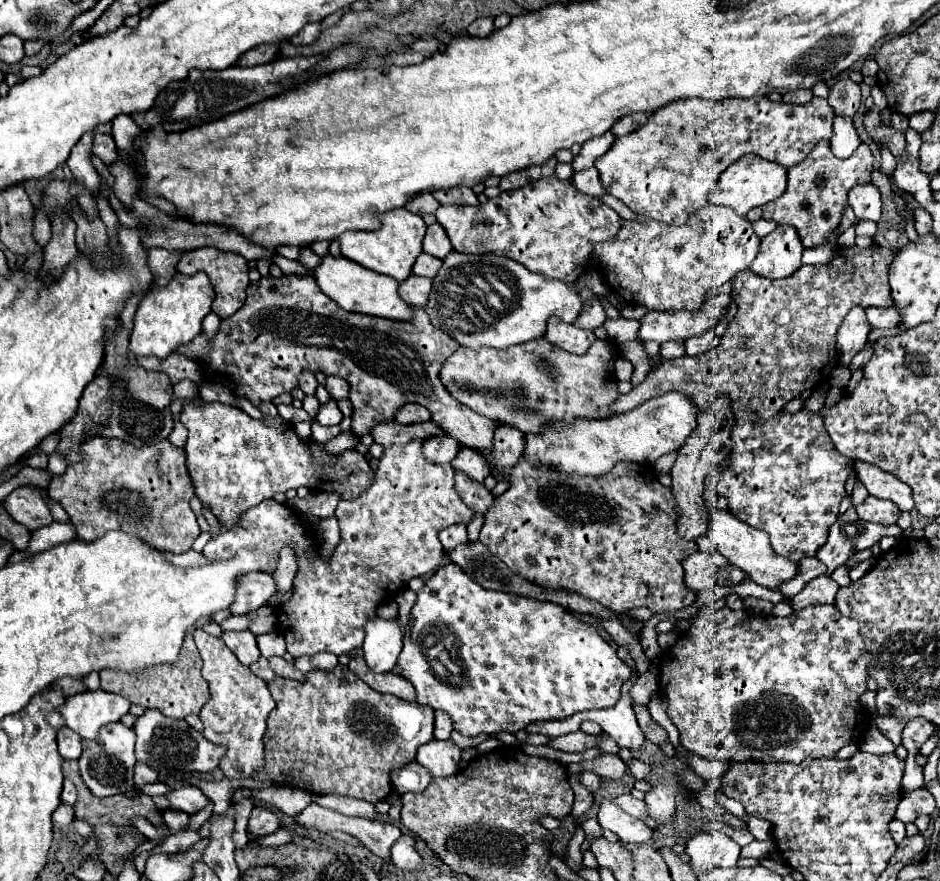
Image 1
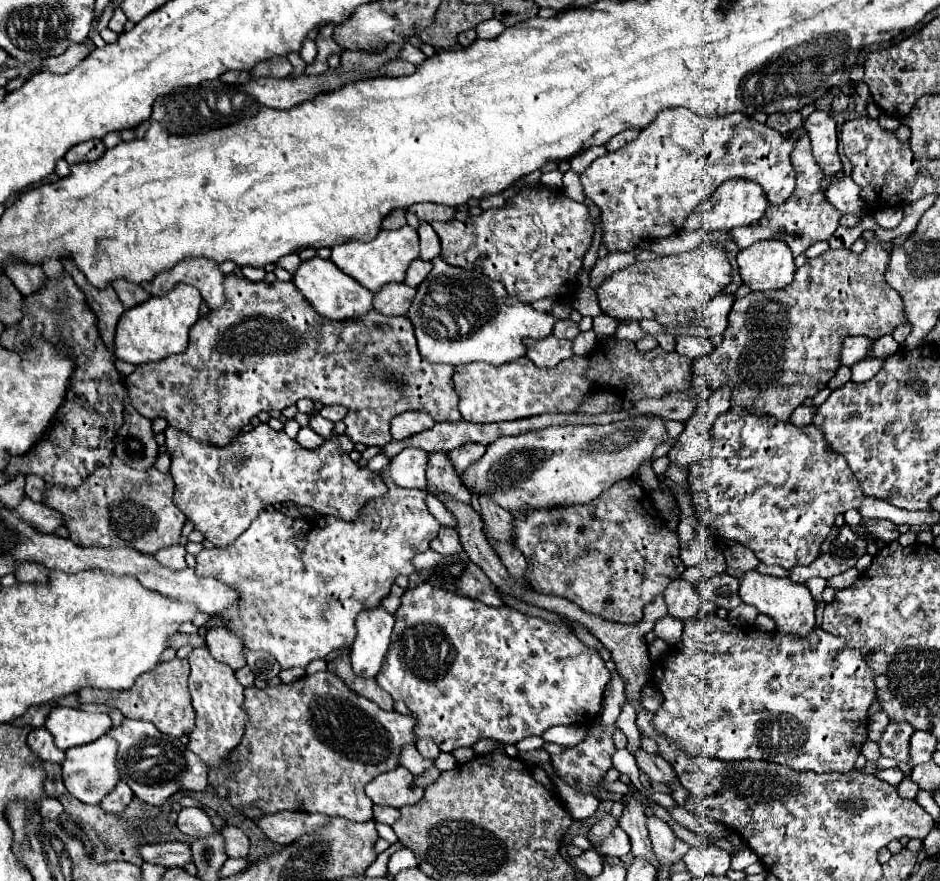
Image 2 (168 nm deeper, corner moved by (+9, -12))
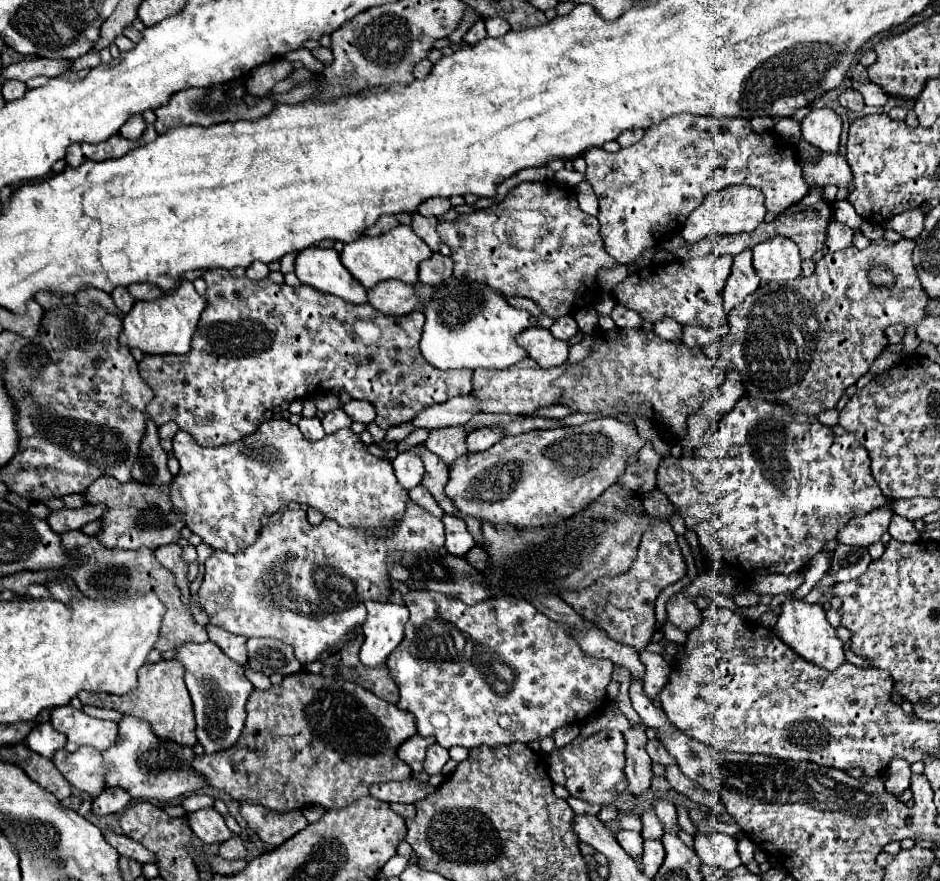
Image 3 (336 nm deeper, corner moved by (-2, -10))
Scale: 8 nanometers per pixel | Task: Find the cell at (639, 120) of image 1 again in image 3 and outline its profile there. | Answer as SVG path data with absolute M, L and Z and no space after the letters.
M628 130L628 132L624 132L620 138L618 138L618 144L622 146L622 148L626 148L626 146L632 146L632 144L636 144L640 138L644 136L644 130Z

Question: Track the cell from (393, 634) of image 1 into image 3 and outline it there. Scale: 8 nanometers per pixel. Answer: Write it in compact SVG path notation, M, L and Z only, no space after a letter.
M368 602L368 616L362 624L364 644L360 648L360 662L364 666L380 666L388 654L402 642L408 608L392 602Z

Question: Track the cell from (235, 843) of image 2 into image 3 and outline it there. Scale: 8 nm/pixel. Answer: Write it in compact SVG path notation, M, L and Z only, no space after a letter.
M232 836L230 840L226 840L220 850L218 850L218 856L226 858L226 860L238 860L238 858L246 858L246 848L240 840L240 836Z

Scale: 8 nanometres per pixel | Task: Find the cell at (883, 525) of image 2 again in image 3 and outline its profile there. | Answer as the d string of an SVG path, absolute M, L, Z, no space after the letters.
M894 516L892 518L888 534L894 540L900 540L900 542L916 542L920 538L920 532L914 528L914 524L910 520L902 518L902 516Z

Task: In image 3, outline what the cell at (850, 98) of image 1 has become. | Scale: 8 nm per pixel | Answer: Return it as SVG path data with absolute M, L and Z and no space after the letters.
M852 88L844 90L844 92L838 96L838 102L840 102L844 108L852 110L852 112L860 112L860 110L864 108L864 98L862 98L862 94L856 92L856 90L852 90Z

